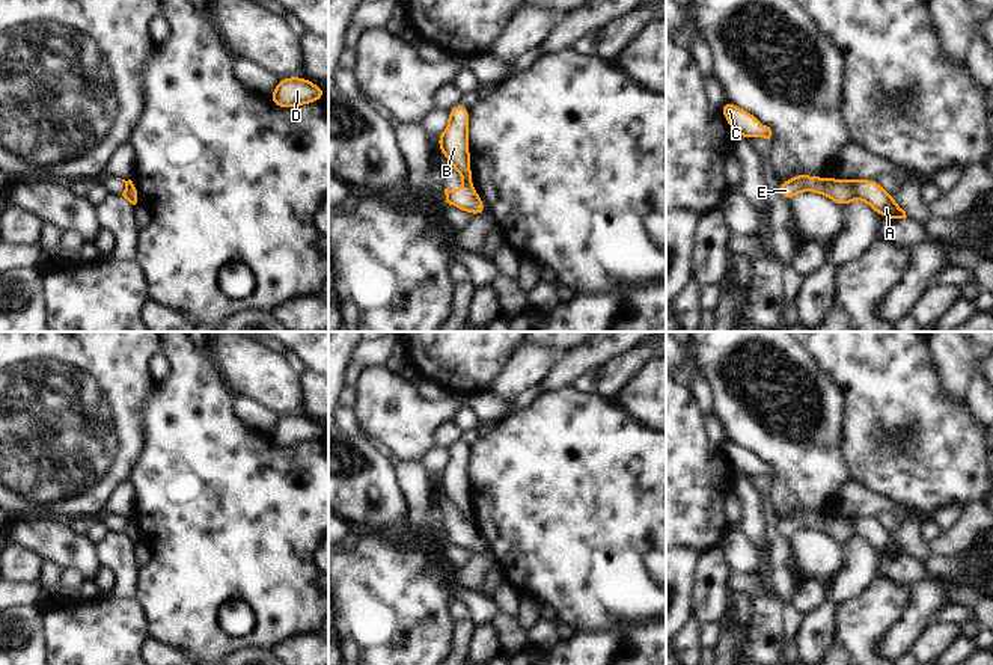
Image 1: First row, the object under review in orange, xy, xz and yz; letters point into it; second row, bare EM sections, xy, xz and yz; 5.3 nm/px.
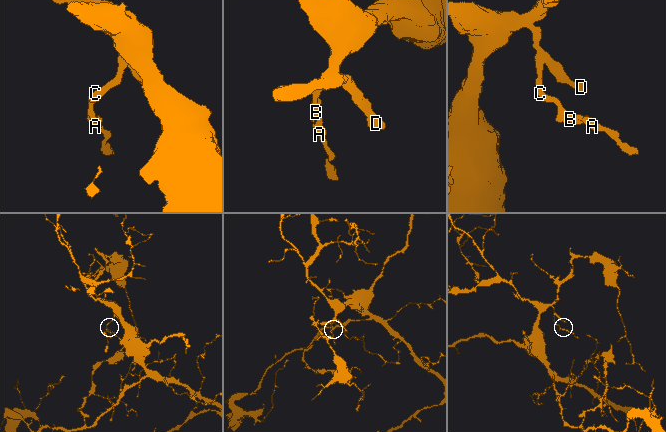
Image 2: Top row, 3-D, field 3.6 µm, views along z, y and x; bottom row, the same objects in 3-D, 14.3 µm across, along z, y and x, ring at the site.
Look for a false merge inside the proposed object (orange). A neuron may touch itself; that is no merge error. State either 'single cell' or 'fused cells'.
fused cells

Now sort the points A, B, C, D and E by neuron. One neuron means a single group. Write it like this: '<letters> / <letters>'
A / B C D E

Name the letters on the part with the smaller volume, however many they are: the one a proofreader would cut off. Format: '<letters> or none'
A

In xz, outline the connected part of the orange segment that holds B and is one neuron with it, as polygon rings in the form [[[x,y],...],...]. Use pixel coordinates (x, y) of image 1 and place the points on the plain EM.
[[[460,440],[448,448],[449,458],[445,469],[437,475],[437,483],[449,502],[460,511],[463,520],[472,522],[469,489],[469,457],[470,449]]]

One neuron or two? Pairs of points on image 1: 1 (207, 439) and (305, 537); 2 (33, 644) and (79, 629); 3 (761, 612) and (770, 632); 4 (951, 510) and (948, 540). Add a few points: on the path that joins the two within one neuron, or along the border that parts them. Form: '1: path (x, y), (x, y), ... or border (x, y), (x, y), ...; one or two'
1: path (232, 465), (279, 511); one
2: border (39, 609), (47, 649); two
3: path (766, 617), (767, 628); one
4: border (965, 505), (960, 517), (945, 533); two

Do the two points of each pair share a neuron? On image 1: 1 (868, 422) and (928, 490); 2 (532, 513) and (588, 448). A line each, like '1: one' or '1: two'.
1: one
2: one

